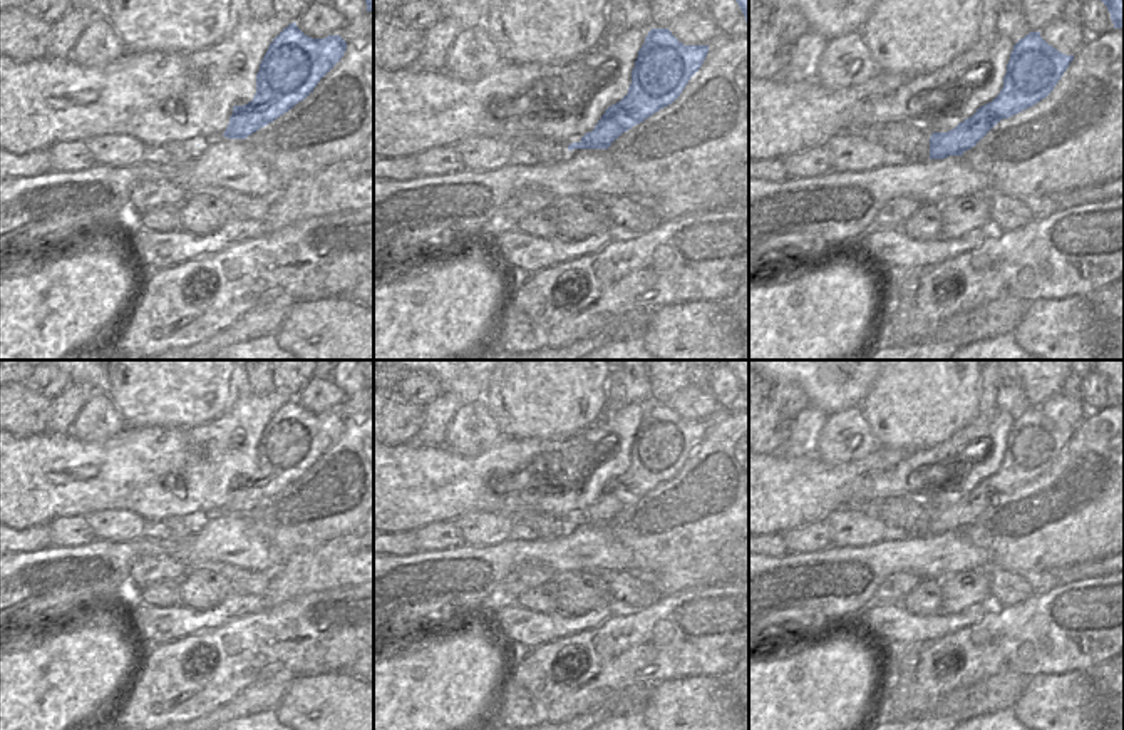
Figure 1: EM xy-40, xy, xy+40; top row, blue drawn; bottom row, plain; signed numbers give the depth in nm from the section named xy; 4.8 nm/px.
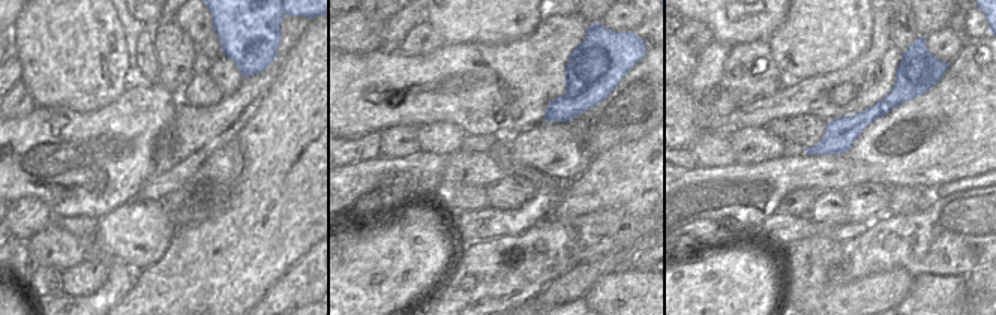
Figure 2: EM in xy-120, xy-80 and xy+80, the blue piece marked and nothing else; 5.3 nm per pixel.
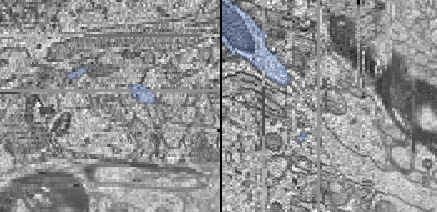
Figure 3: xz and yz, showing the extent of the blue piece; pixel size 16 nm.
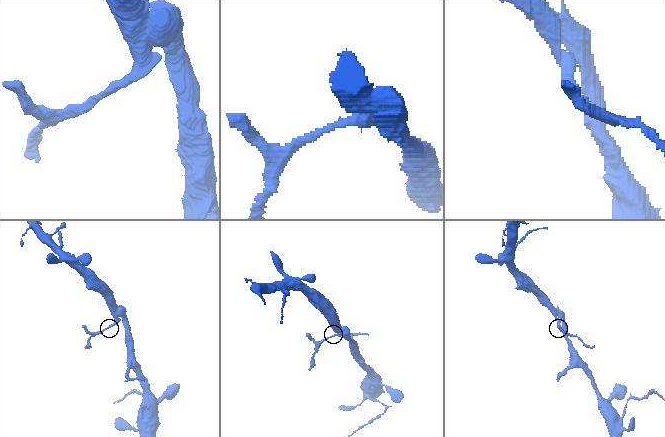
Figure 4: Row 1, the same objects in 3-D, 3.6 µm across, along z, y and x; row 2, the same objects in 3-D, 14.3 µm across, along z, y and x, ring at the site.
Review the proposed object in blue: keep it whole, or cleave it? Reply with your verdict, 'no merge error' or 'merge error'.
merge error

